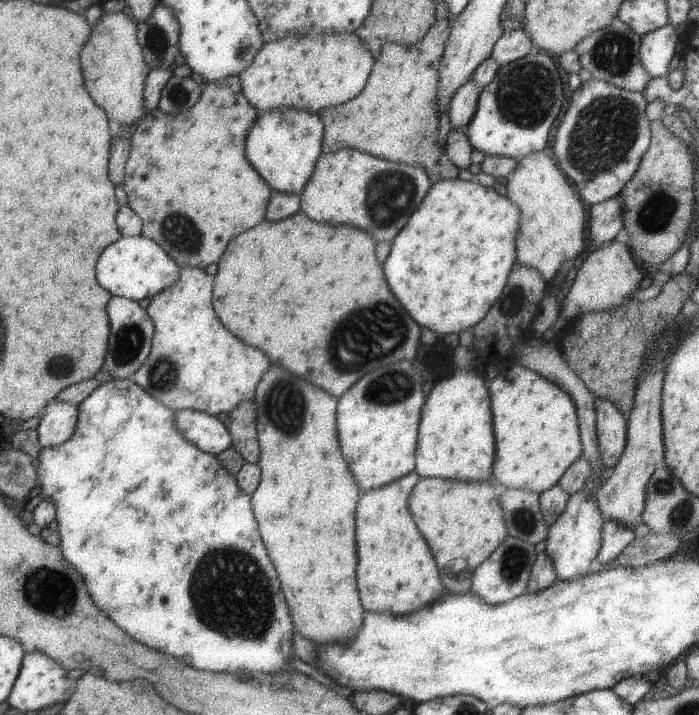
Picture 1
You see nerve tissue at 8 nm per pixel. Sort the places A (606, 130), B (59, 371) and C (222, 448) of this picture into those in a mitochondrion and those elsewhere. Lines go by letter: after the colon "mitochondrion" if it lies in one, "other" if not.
A: mitochondrion
B: mitochondrion
C: other

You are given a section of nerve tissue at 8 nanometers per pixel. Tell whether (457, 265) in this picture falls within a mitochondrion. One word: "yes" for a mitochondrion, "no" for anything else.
no

